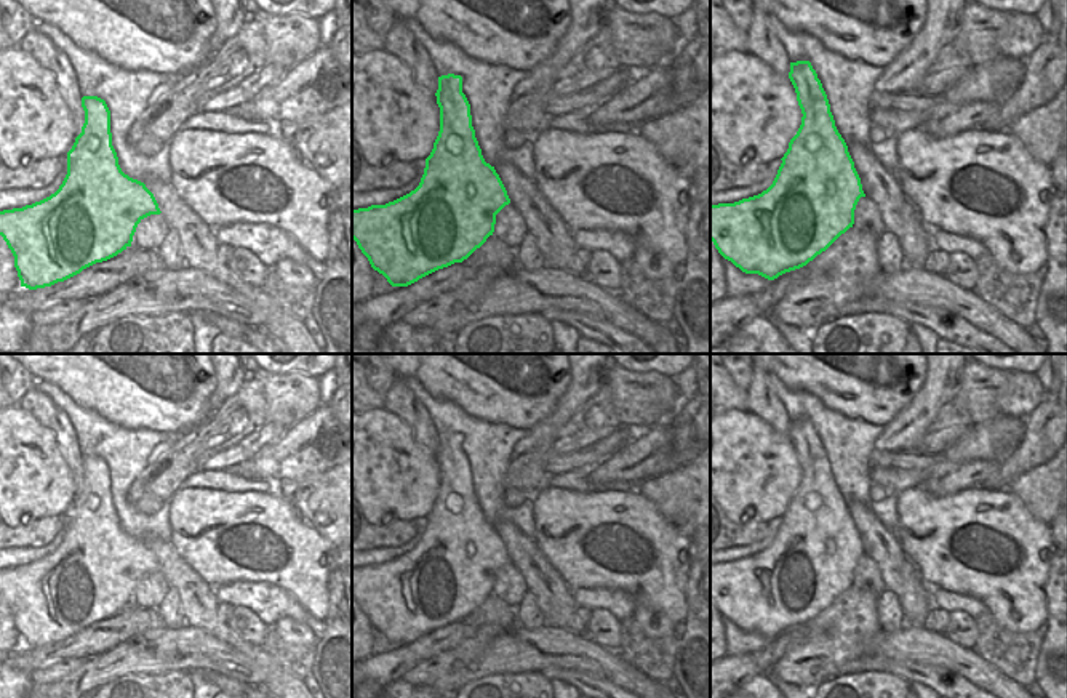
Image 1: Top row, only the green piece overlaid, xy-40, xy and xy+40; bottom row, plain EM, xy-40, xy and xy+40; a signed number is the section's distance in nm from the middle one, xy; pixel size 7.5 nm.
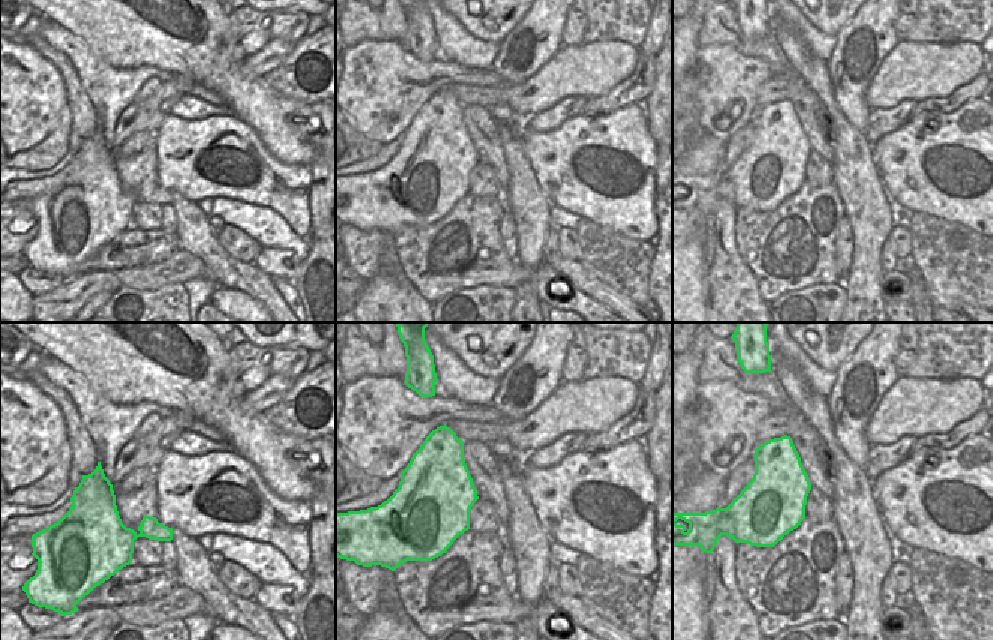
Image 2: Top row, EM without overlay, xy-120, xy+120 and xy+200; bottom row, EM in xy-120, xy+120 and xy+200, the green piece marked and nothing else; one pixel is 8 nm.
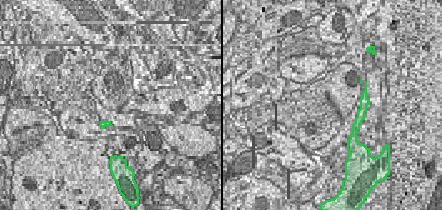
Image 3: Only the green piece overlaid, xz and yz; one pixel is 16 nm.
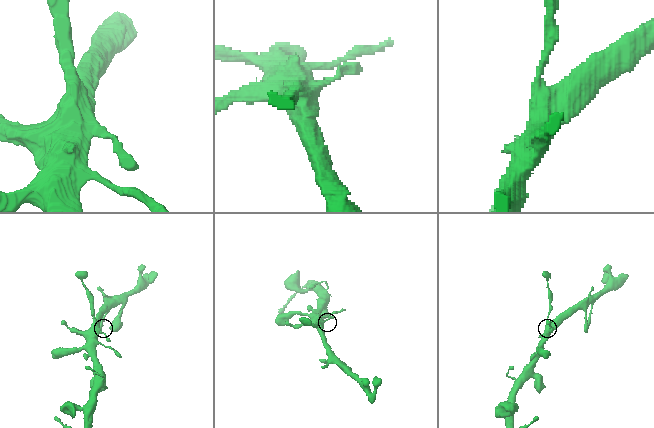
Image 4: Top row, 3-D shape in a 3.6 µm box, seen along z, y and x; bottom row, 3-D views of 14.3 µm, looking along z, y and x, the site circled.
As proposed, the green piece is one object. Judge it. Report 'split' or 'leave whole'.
leave whole

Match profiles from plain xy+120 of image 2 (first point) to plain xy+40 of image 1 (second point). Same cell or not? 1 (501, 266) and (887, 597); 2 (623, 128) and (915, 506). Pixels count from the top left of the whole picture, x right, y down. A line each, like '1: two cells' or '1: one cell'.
1: two cells
2: one cell

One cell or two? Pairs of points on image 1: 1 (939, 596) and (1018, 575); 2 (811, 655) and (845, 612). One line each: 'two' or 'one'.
1: two
2: one

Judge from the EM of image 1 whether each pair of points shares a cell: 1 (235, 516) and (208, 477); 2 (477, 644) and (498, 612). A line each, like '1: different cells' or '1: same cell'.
1: different cells
2: same cell

